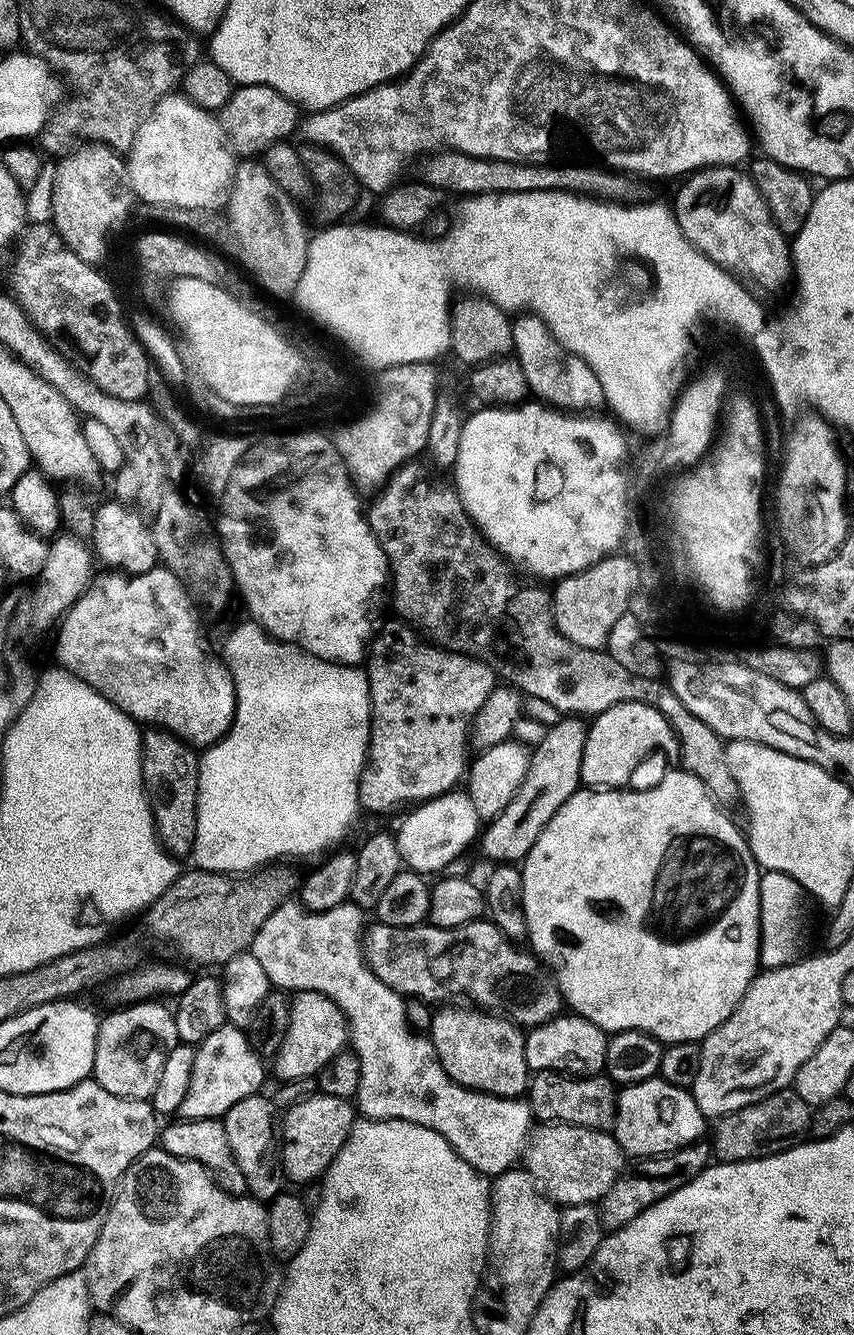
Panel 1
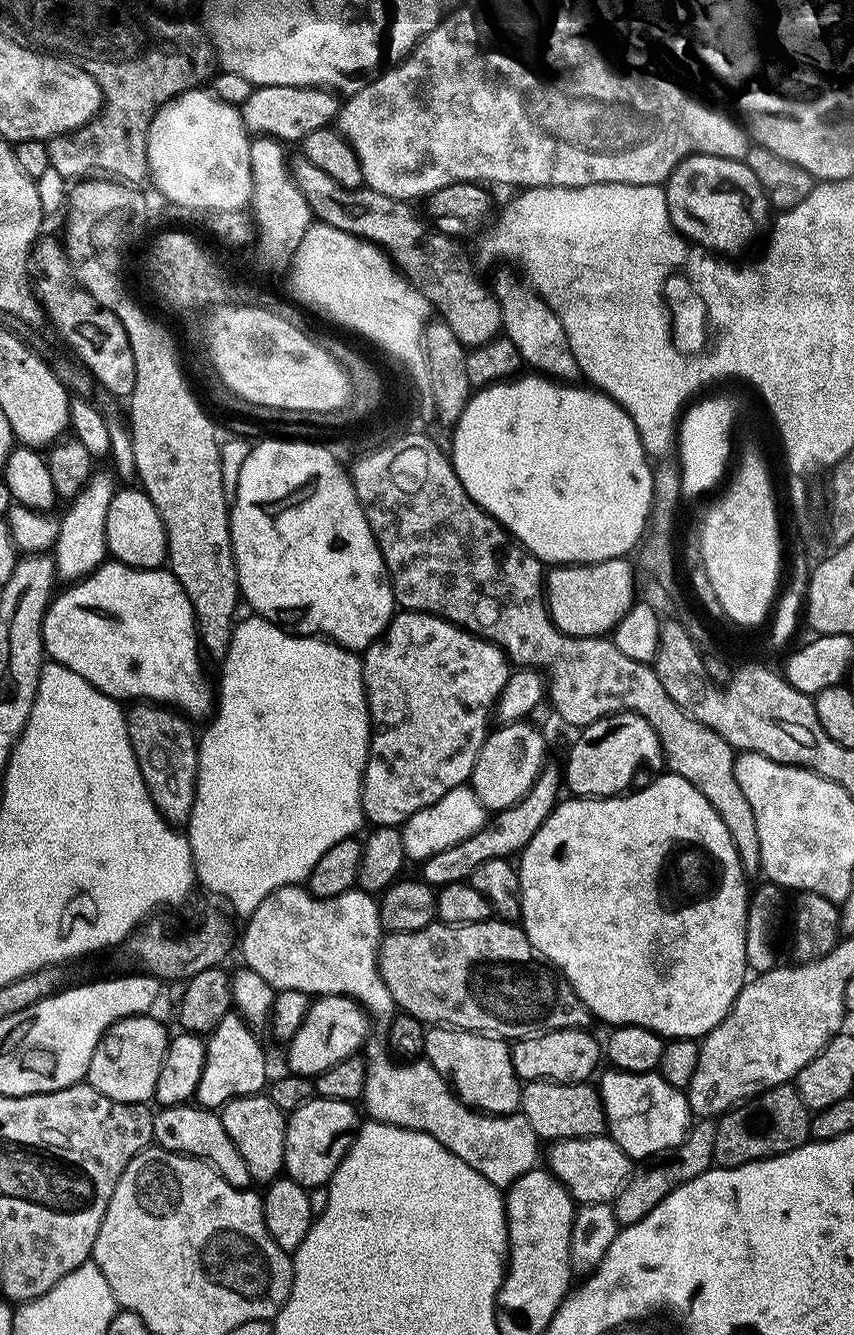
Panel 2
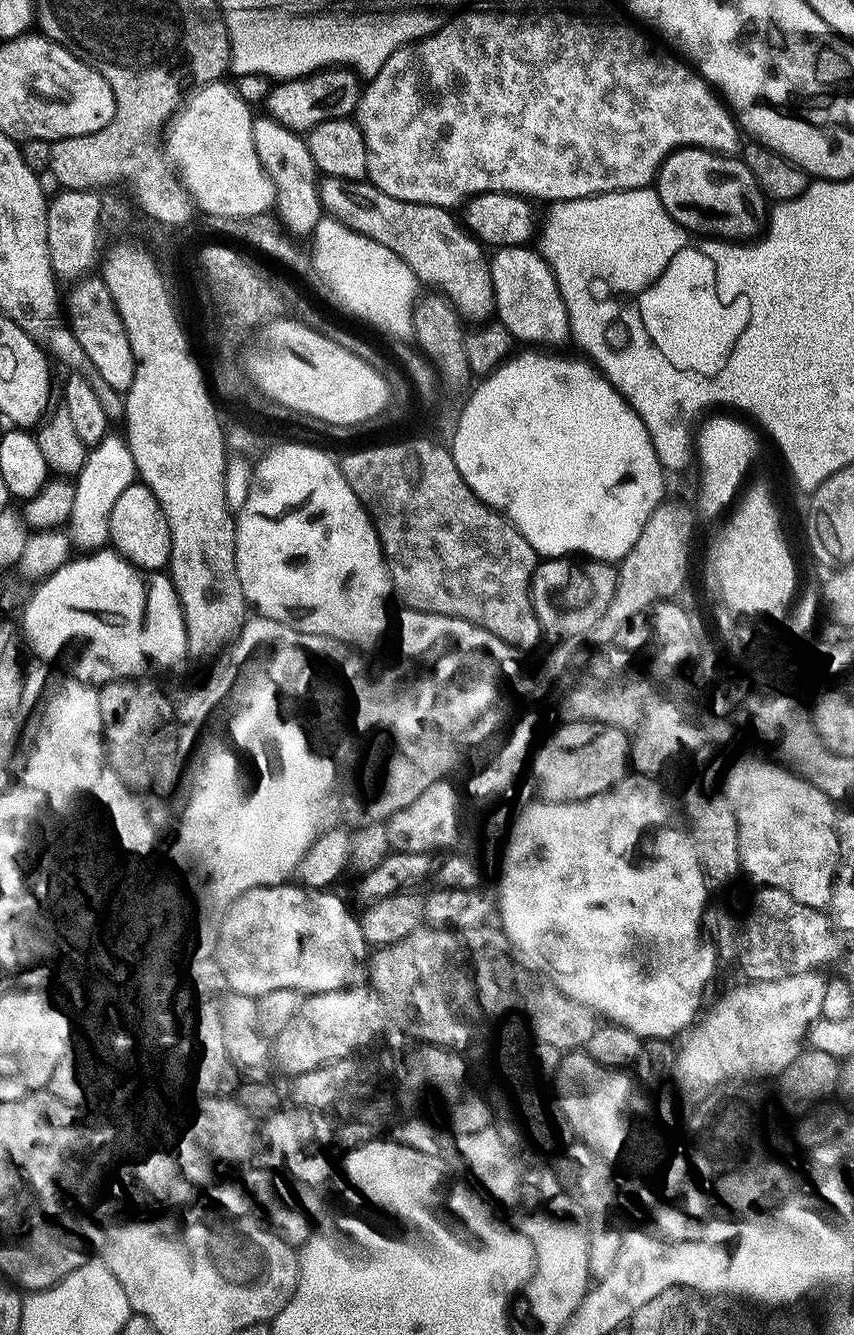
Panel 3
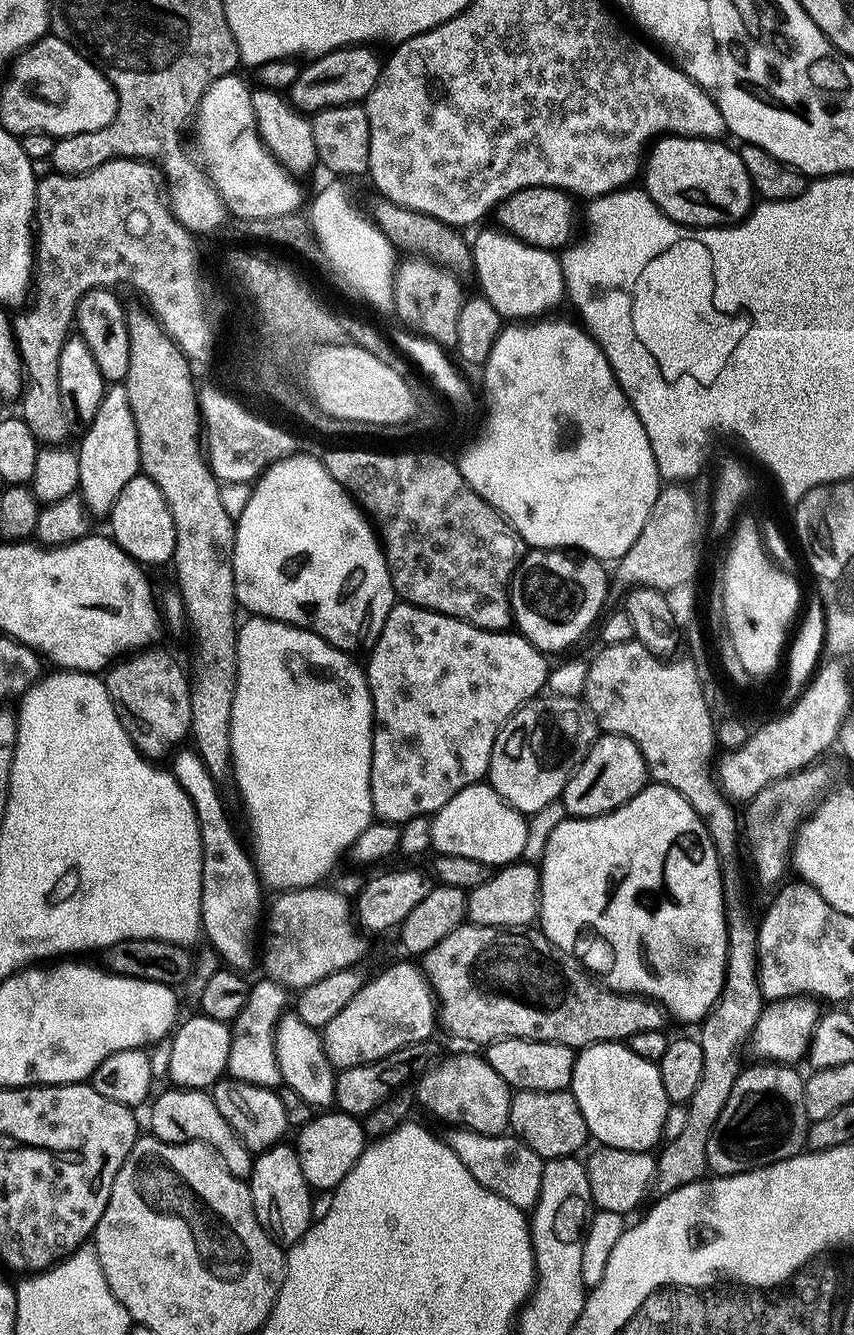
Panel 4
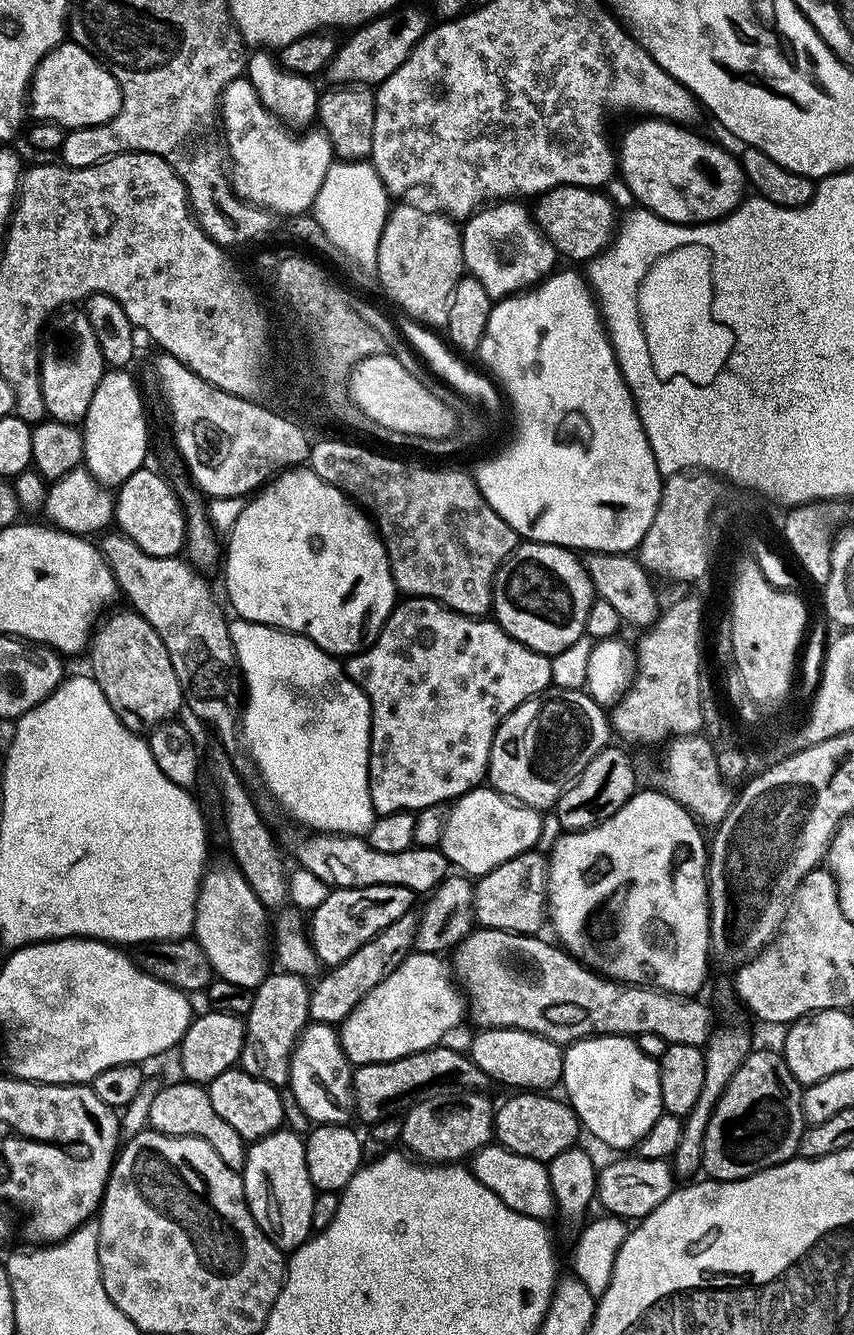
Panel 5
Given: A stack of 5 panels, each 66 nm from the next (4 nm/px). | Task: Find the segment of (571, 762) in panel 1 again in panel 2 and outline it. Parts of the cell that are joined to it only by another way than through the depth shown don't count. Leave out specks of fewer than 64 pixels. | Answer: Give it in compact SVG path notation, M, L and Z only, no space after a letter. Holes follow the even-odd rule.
M553 766L545 767L538 782L532 788L532 792L521 804L516 804L513 808L499 813L491 821L490 826L485 826L474 838L446 850L442 854L434 854L434 858L423 861L424 876L423 883L433 890L446 887L447 884L462 884L471 881L474 870L482 866L482 862L490 862L494 858L512 860L519 857L528 847L538 830L552 816L553 810L560 802L560 788L562 792L562 772Z

